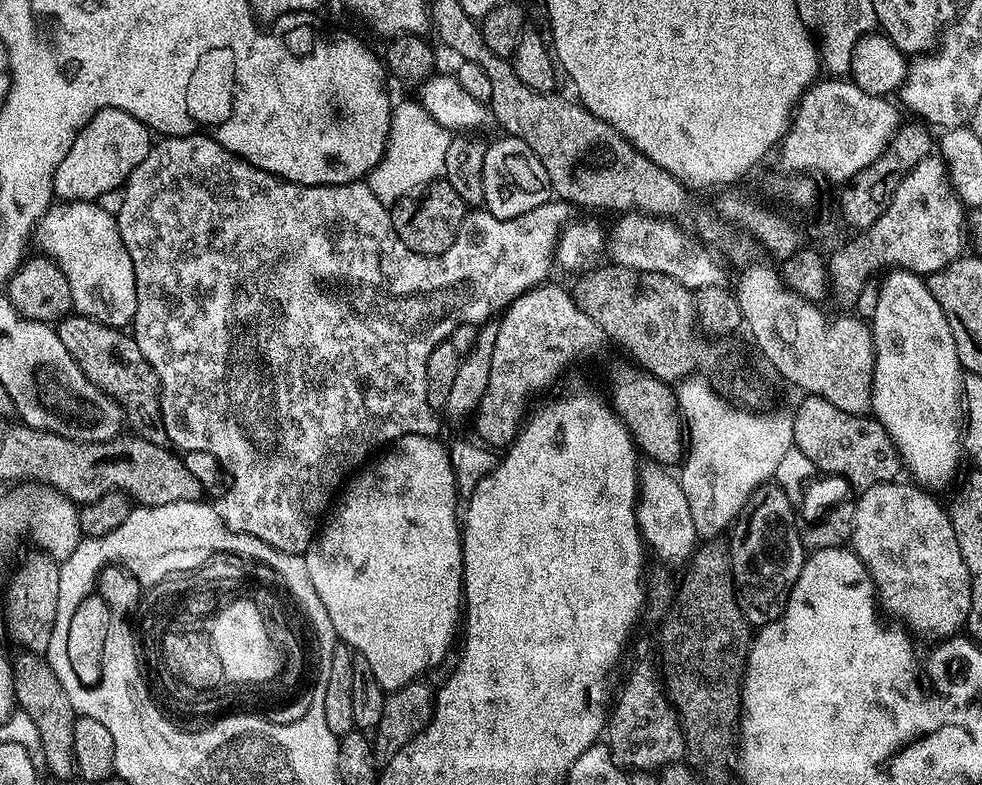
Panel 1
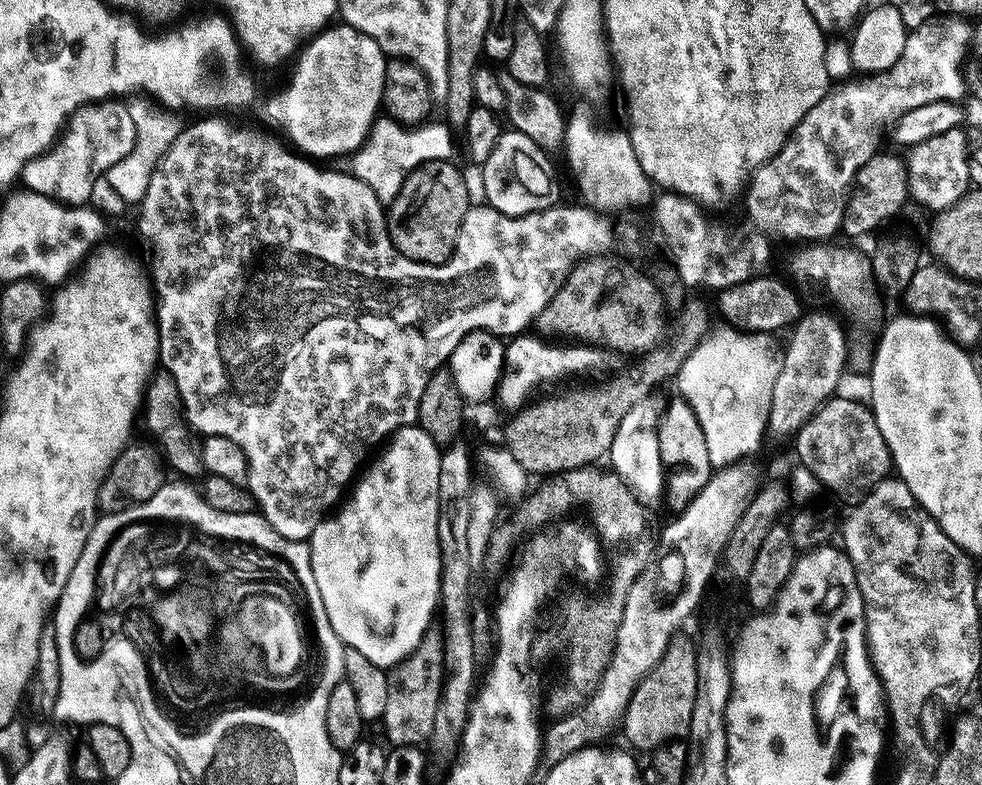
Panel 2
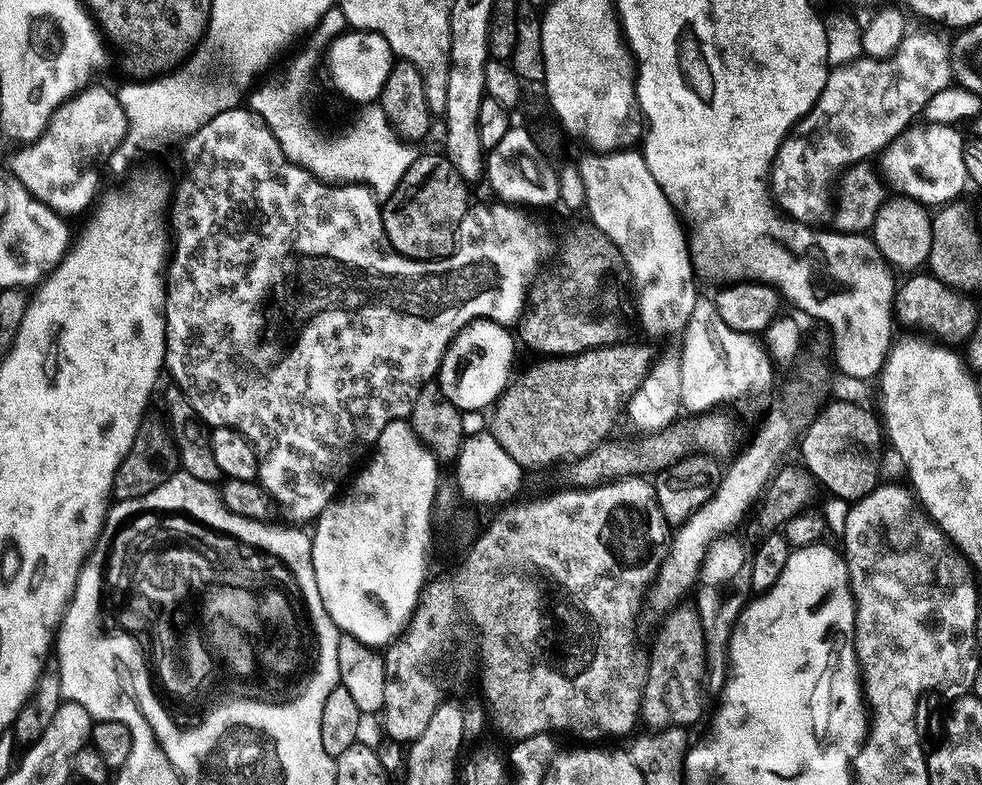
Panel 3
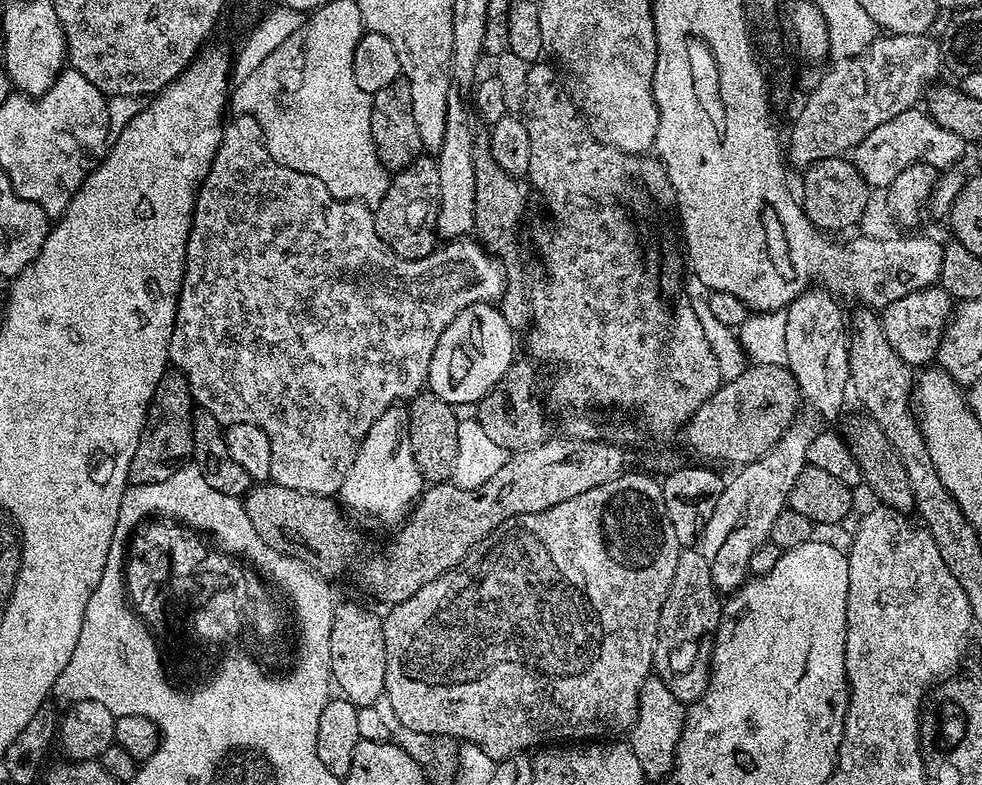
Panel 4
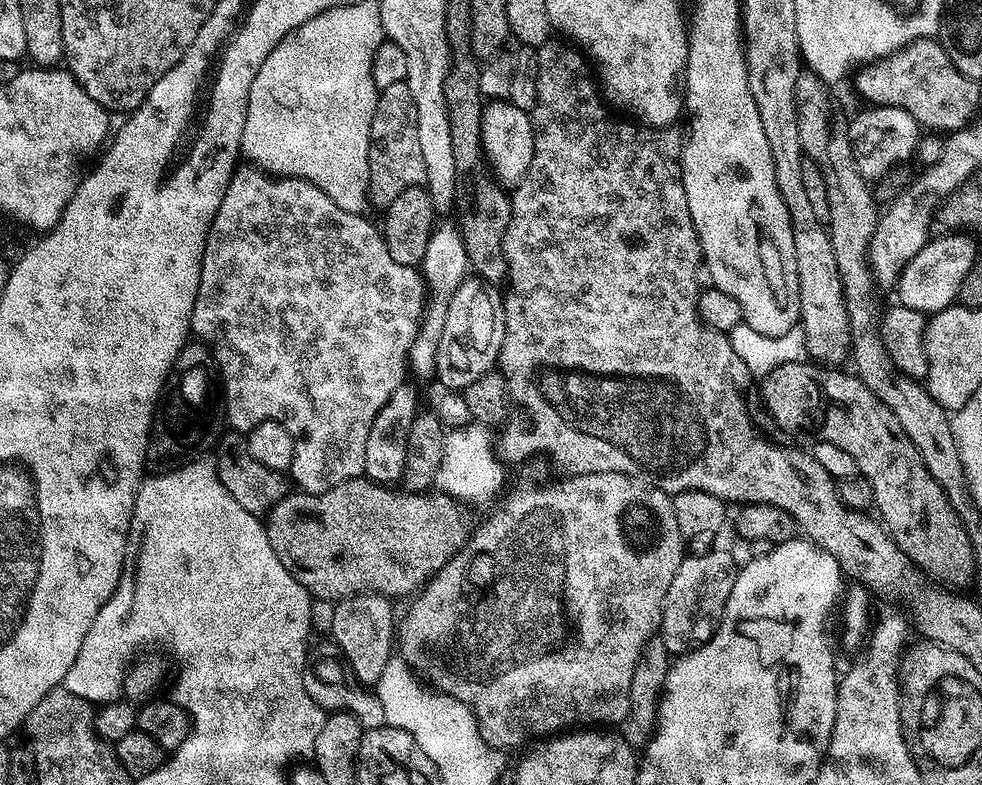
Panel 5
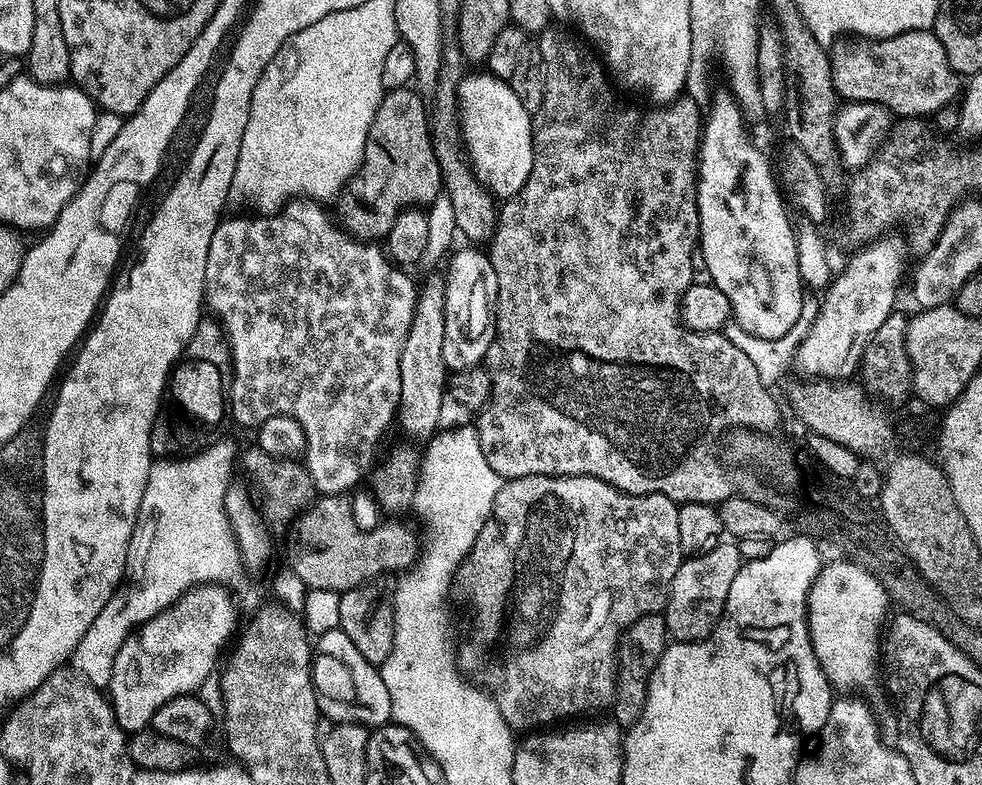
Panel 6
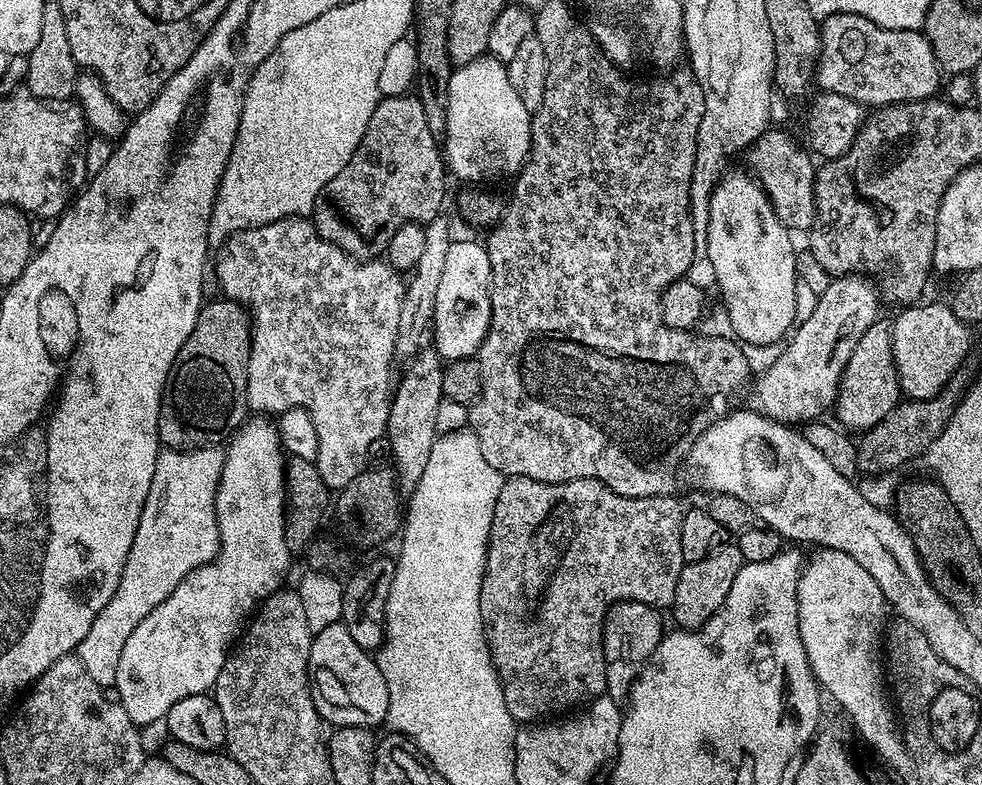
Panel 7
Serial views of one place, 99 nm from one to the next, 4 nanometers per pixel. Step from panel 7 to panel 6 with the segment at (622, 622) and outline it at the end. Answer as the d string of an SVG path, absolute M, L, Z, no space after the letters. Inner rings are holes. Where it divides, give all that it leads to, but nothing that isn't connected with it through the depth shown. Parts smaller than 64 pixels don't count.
M651 612L643 616L624 632L618 646L616 702L610 709L611 719L619 724L621 729L632 729L642 718L648 697L648 683L669 643L668 627L663 615L658 612Z

